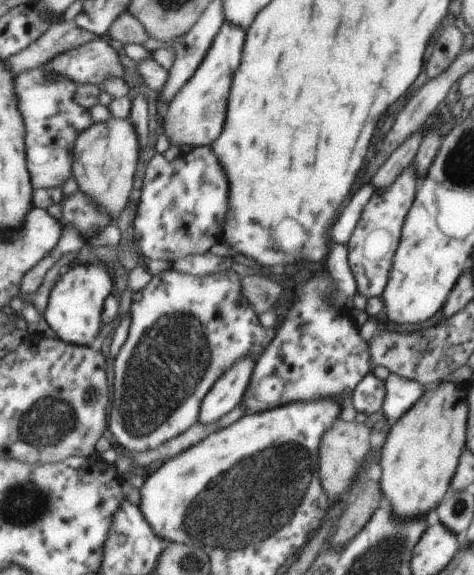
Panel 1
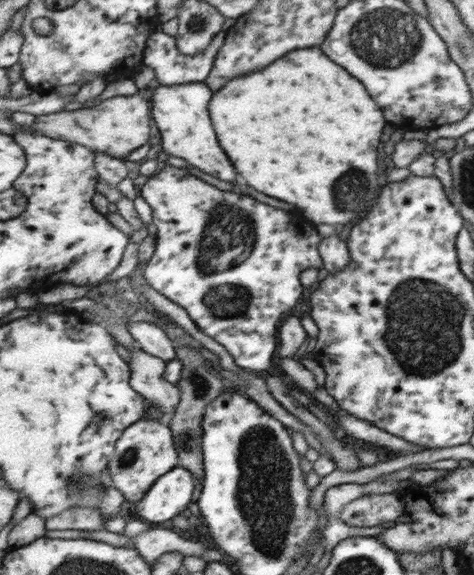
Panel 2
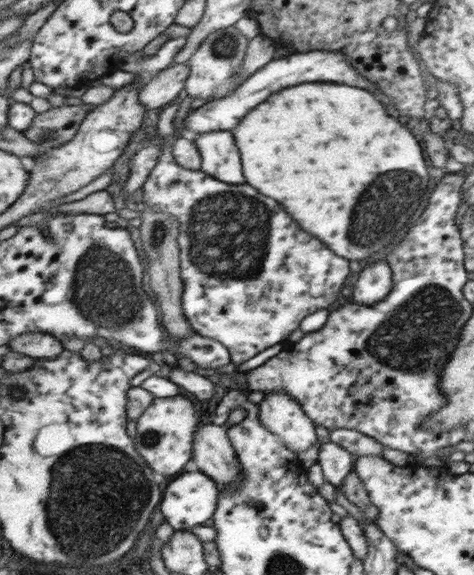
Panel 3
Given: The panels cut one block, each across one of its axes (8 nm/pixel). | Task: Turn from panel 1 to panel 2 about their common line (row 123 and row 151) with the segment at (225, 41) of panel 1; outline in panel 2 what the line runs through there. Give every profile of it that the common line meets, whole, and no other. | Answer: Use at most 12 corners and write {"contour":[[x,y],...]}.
{"contour":[[205,82],[159,86],[152,117],[165,154],[235,184],[217,146]]}

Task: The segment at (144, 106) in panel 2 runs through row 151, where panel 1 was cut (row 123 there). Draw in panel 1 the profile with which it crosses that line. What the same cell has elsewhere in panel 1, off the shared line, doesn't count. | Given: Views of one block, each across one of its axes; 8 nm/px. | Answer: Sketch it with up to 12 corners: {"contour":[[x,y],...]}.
{"contour":[[131,117],[77,138],[74,177],[117,221],[141,145]]}

